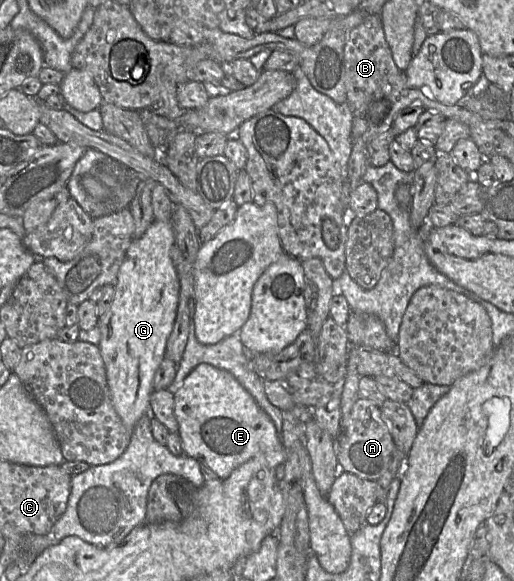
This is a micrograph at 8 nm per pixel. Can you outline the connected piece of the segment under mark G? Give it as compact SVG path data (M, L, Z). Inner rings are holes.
M154 220L142 237L133 239L116 278L116 291L108 311L98 318L101 332L98 344L113 407L127 429L134 429L140 418L150 411L154 375L165 357L168 338L176 318L180 280L170 251L175 244L172 222Z

